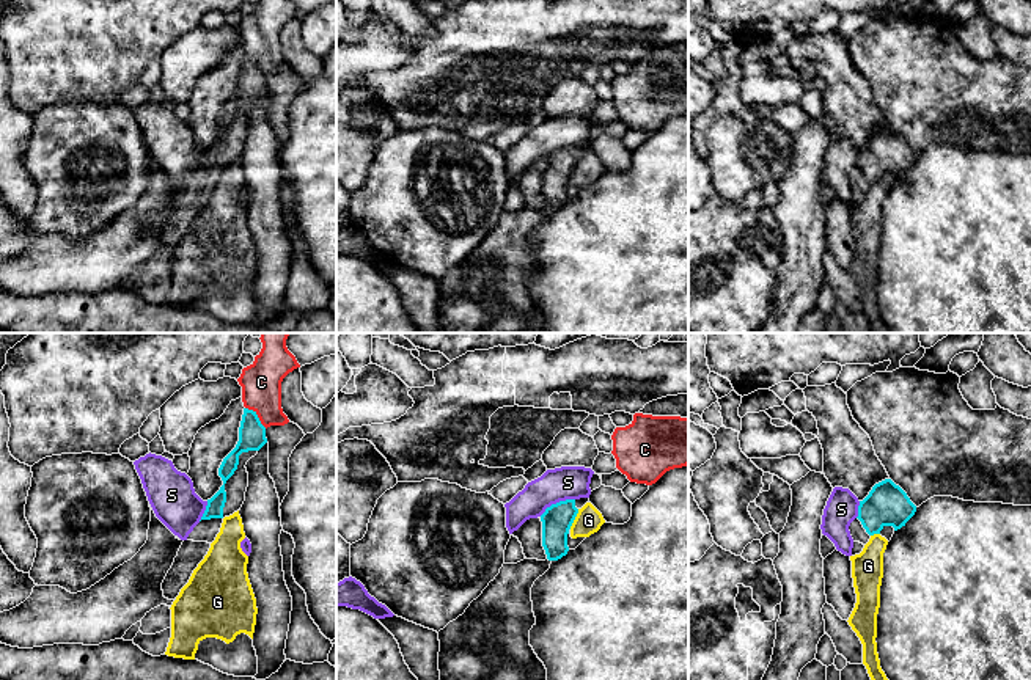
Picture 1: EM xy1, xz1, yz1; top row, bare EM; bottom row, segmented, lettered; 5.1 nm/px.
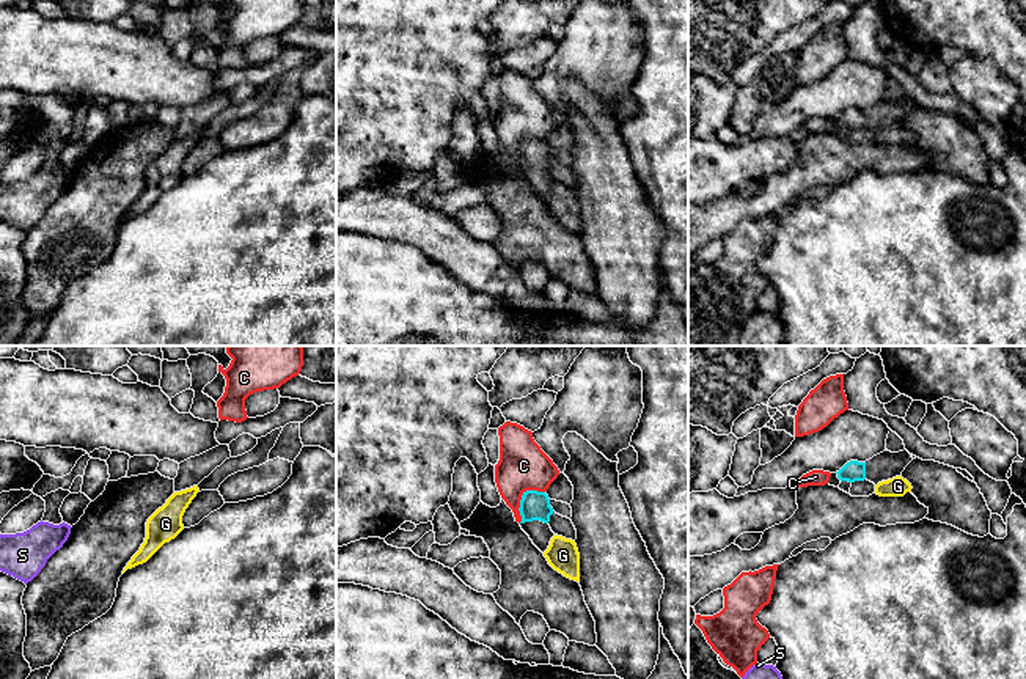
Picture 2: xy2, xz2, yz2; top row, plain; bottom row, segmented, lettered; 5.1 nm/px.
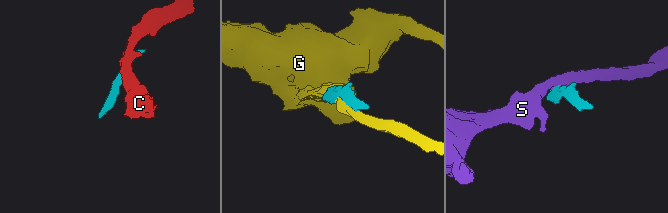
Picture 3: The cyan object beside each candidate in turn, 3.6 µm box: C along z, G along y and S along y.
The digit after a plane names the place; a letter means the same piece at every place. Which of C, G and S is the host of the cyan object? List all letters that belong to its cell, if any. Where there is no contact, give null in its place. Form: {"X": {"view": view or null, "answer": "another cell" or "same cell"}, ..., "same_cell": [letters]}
{"C": {"view": "xz2", "answer": "another cell"}, "G": {"view": "xz1", "answer": "another cell"}, "S": {"view": "xz1", "answer": "another cell"}, "same_cell": []}

